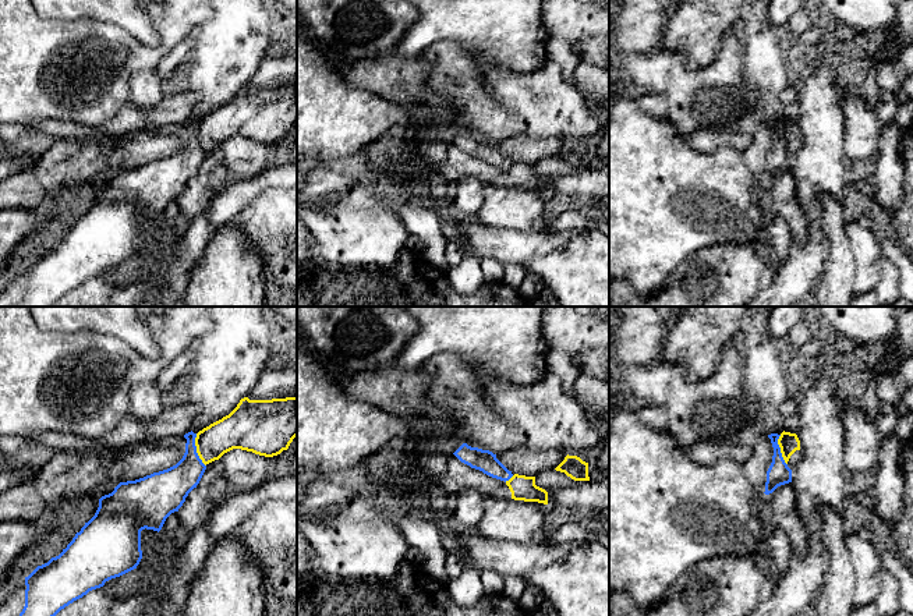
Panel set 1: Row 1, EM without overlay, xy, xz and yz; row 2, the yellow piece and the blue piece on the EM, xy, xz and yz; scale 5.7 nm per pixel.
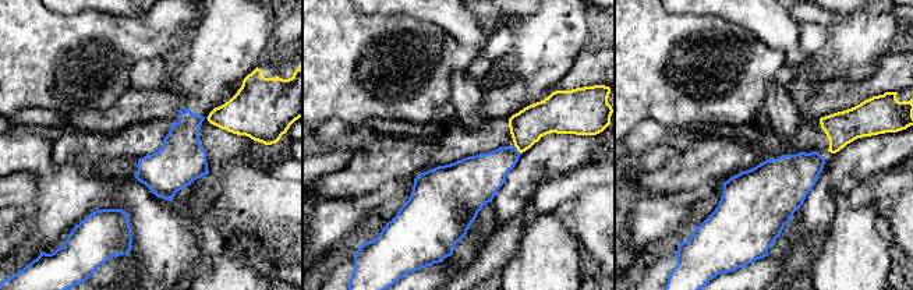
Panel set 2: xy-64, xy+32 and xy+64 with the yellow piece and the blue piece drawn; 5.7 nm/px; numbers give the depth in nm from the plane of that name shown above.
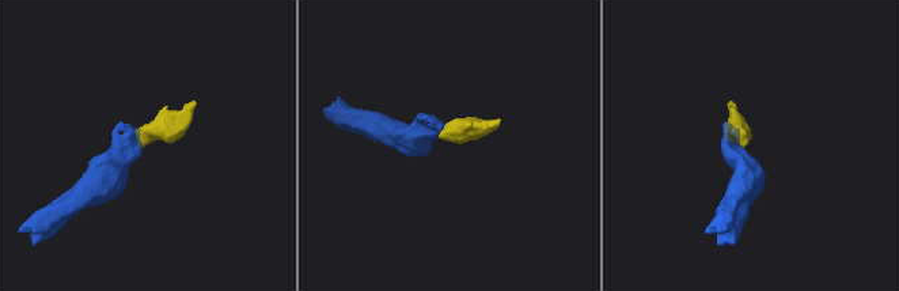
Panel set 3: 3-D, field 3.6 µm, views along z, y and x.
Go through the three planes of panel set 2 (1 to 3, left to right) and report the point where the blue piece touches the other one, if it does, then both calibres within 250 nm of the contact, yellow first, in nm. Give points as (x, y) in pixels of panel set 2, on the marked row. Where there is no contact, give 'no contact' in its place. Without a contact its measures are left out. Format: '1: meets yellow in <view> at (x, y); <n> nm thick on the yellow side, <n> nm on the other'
1: no contact
2: meets yellow in xy+32 at (517, 149); 200 nm thick on the yellow side, 240 nm on the other
3: no contact

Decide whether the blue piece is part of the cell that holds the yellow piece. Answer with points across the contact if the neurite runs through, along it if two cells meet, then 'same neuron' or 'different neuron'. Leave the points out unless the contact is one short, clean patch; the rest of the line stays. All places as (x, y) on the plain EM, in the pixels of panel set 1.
border xy (195, 121), (195, 140), (205, 154); different neuron

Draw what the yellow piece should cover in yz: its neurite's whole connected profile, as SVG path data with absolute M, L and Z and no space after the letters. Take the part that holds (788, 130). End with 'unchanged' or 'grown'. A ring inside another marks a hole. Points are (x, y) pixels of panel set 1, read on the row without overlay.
M783 118L778 127L778 132L788 155L790 157L796 155L801 148L800 128L797 123Z | grown

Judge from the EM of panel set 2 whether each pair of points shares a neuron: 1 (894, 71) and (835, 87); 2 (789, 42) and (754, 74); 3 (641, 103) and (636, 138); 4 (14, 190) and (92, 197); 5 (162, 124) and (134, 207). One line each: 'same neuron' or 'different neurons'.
1: same neuron
2: different neurons
3: different neurons
4: different neurons
5: different neurons

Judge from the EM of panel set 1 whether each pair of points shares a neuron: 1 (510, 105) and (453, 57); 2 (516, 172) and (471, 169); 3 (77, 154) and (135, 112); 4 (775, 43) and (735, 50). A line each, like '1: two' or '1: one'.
1: one
2: one
3: two
4: two

